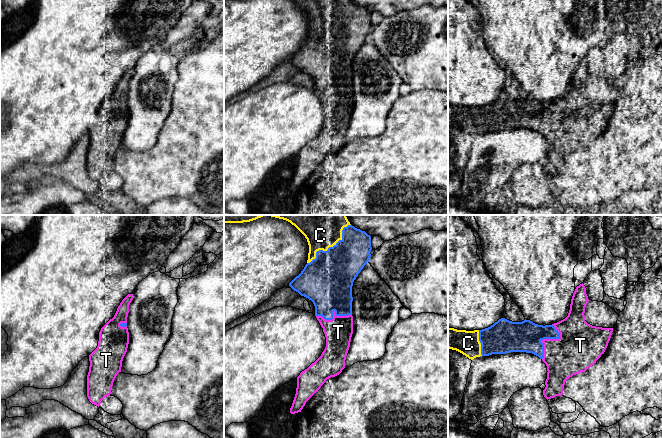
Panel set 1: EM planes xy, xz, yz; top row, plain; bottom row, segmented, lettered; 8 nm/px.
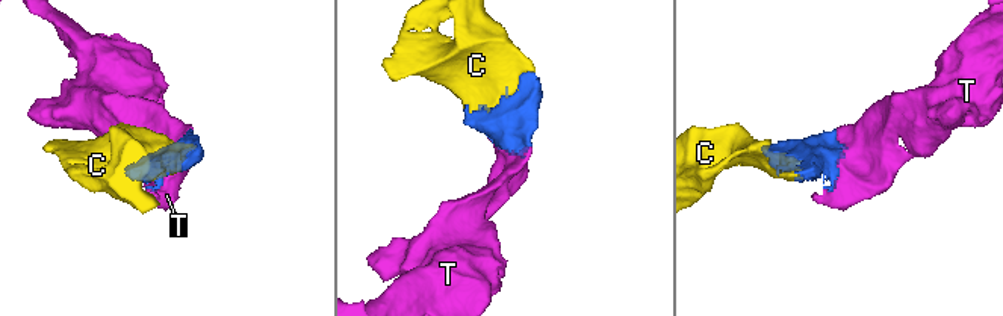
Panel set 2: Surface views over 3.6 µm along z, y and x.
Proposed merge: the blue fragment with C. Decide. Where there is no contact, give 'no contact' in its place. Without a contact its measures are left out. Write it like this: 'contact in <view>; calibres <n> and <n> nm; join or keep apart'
contact in xz; calibres 400 and 200 nm; join

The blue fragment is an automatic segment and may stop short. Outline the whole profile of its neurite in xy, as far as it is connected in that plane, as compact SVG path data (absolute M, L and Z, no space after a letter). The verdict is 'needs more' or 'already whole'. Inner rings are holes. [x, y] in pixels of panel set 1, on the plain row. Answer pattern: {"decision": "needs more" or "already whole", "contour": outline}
{"decision": "needs more", "contour": "M128 70L122 76L114 93L101 104L98 122L89 131L87 173L98 183L105 173L110 172L113 158L121 148L129 120L127 93L132 76L133 70Z"}

